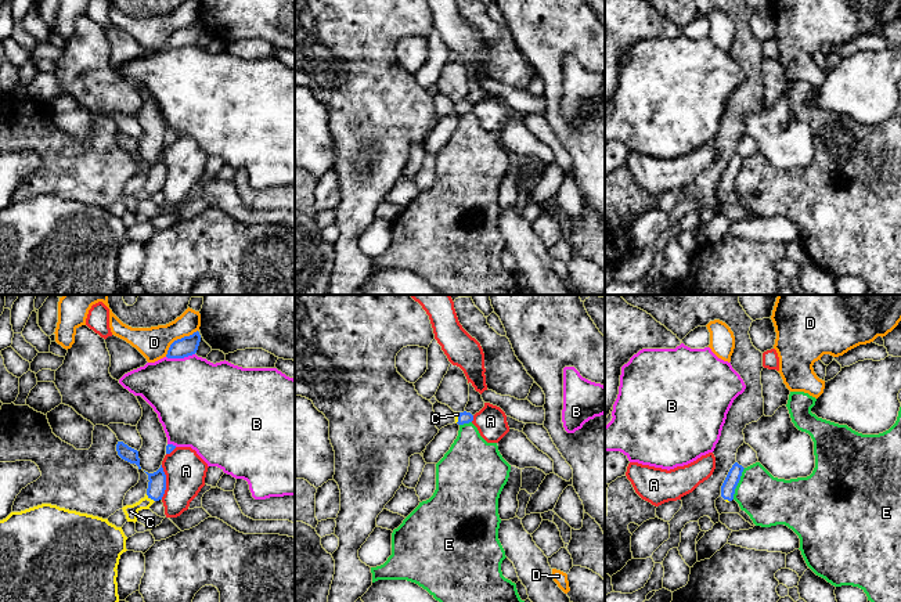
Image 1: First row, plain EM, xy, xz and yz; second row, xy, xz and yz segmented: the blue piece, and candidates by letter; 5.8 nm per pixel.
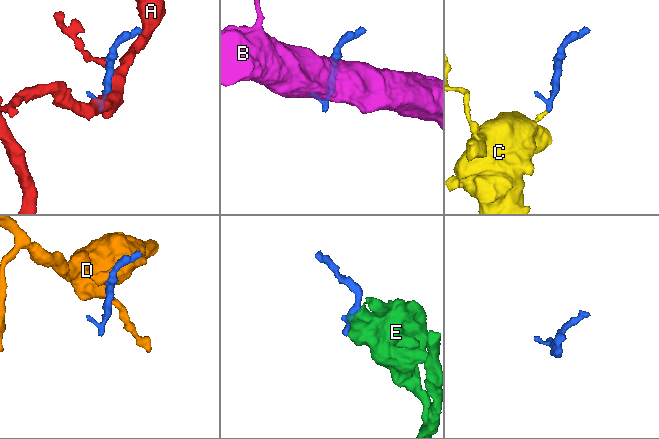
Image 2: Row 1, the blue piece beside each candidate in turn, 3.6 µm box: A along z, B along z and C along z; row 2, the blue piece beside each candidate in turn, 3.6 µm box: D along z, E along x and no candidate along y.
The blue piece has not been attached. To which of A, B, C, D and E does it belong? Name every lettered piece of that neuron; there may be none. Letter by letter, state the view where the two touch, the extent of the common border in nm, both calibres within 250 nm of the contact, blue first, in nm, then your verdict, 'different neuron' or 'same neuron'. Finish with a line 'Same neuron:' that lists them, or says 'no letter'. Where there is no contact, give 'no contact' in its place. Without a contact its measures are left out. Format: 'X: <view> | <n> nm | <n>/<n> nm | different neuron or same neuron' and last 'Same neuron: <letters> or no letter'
A: xy | 200 nm | 110/240 nm | different neuron
B: xy | 170 nm | 120/460 nm | different neuron
C: xy | 70 nm | 110/80 nm | same neuron
D: xy | 240 nm | 120/180 nm | different neuron
E: yz | 200 nm | 80/280 nm | different neuron
Same neuron: C

